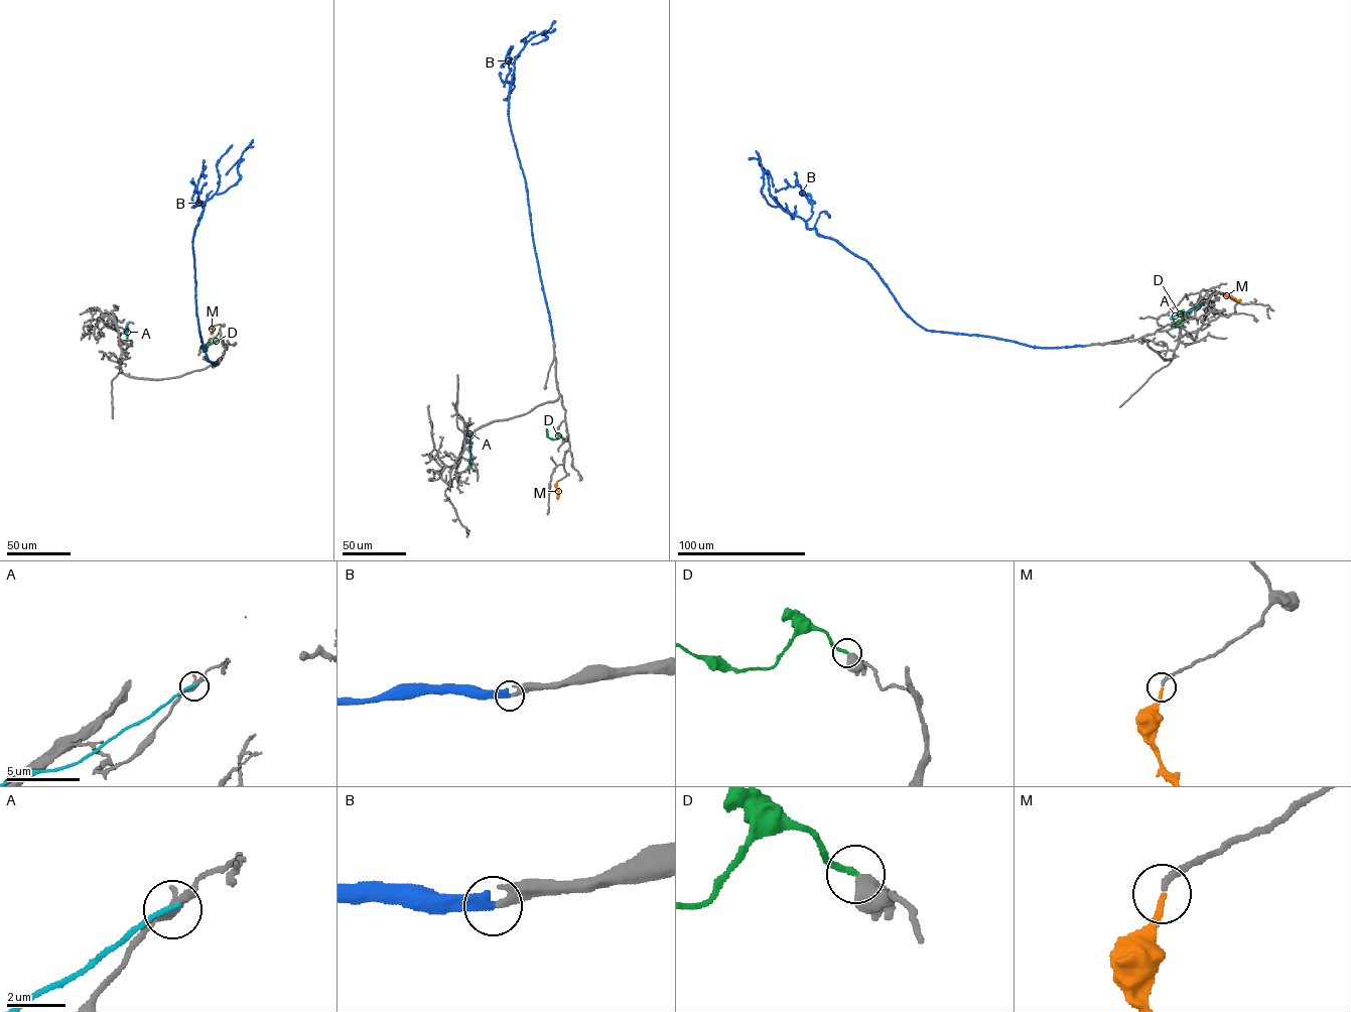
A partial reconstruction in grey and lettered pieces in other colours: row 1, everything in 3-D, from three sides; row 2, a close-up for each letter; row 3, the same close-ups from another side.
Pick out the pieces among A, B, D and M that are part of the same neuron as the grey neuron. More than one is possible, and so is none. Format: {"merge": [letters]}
{"merge": ["B", "D", "M"]}

